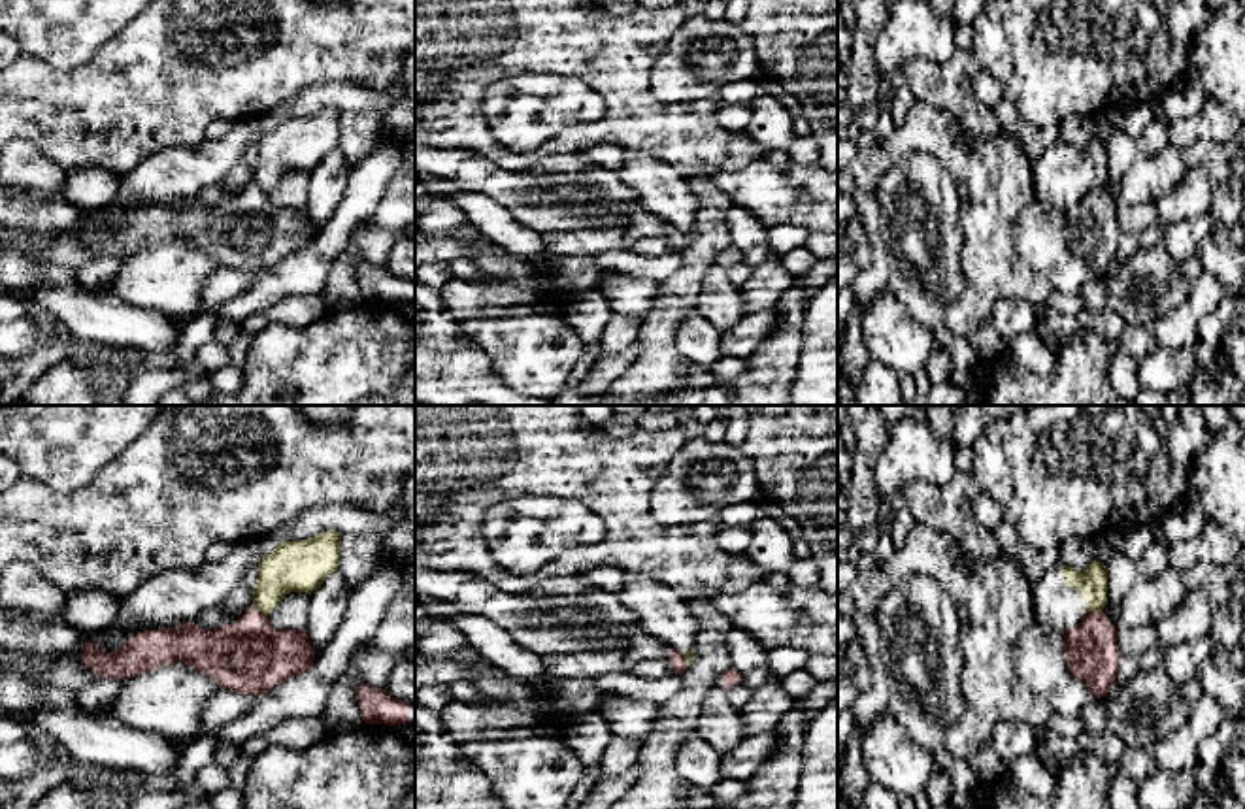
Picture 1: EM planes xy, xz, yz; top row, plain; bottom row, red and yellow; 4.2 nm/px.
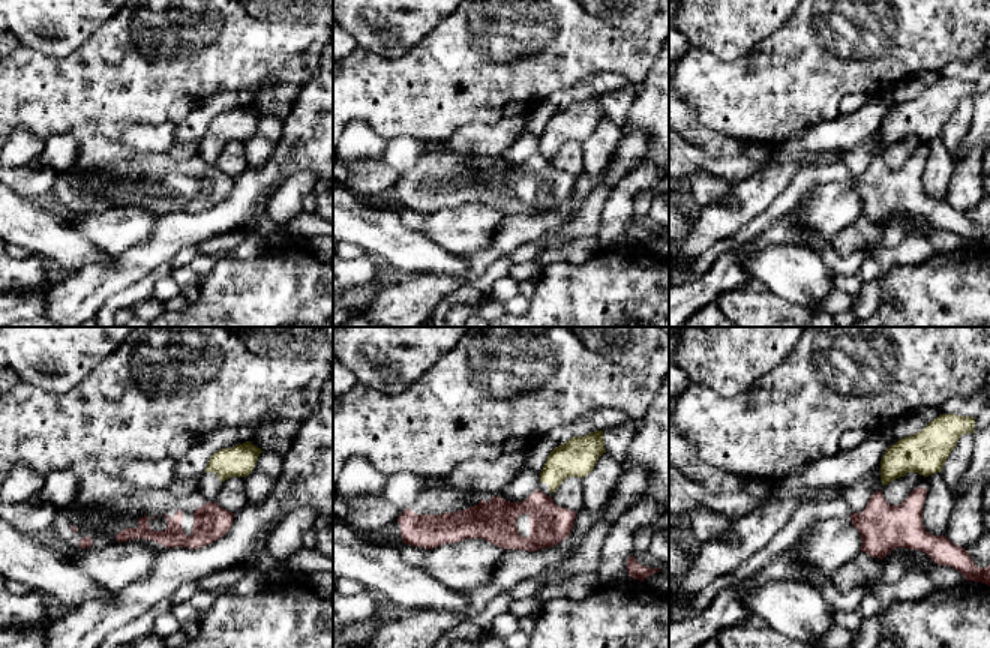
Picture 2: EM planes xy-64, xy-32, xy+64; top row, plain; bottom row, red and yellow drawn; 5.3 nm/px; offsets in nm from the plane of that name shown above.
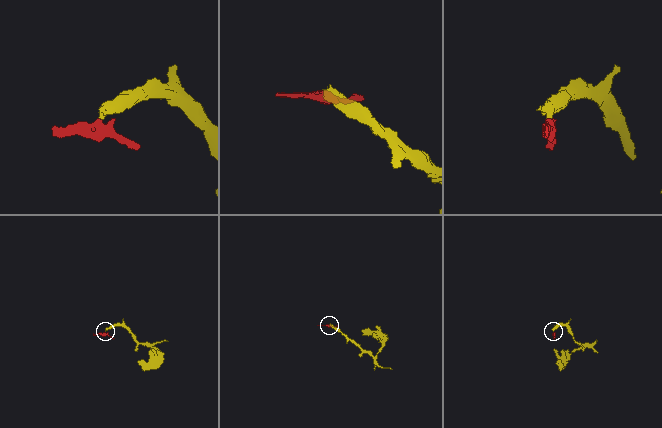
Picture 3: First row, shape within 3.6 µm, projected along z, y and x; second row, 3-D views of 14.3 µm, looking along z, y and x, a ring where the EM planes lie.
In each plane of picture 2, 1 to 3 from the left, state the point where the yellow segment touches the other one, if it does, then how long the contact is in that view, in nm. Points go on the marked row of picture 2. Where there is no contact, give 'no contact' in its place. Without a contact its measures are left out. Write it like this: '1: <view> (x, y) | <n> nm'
1: no contact
2: no contact
3: no contact

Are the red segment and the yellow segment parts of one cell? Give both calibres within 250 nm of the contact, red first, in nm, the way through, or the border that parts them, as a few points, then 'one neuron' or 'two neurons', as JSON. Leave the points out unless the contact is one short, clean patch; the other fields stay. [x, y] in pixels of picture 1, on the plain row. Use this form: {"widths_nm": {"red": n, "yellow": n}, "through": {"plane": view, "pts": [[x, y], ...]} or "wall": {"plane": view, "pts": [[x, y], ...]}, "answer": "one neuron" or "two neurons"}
{"widths_nm": {"red": 240, "yellow": 130}, "wall": {"plane": "yz", "pts": [[1102, 185], [1087, 191]]}, "answer": "two neurons"}

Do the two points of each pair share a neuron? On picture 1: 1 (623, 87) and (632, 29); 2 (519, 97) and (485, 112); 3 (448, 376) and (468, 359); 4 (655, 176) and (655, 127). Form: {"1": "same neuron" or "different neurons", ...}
{"1": "same neuron", "2": "same neuron", "3": "same neuron", "4": "different neurons"}

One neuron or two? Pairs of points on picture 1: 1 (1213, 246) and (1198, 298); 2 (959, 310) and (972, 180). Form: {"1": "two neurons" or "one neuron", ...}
{"1": "two neurons", "2": "one neuron"}

